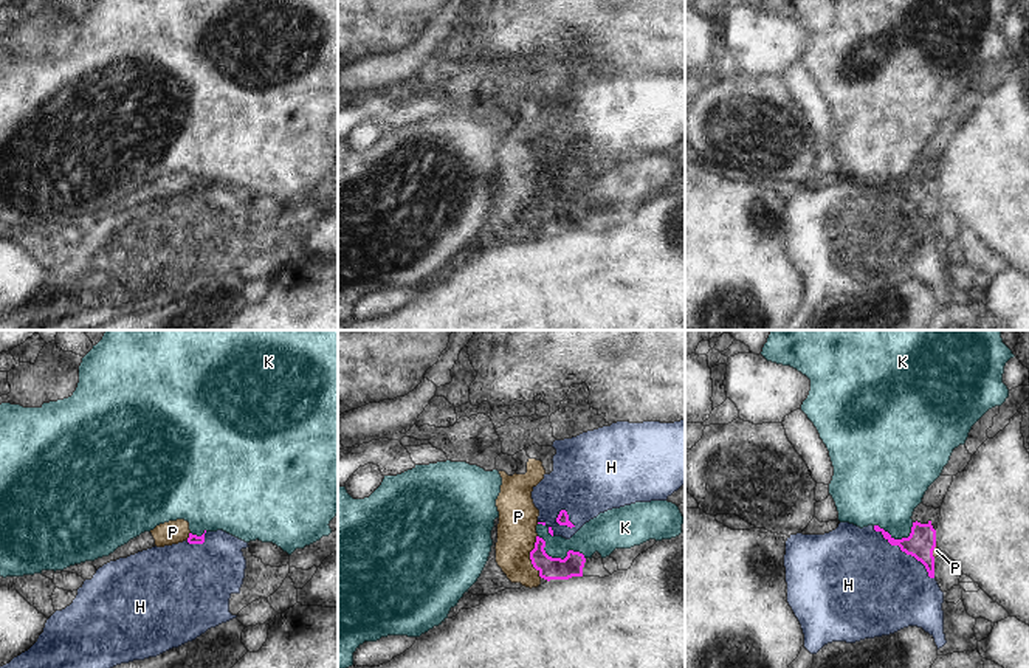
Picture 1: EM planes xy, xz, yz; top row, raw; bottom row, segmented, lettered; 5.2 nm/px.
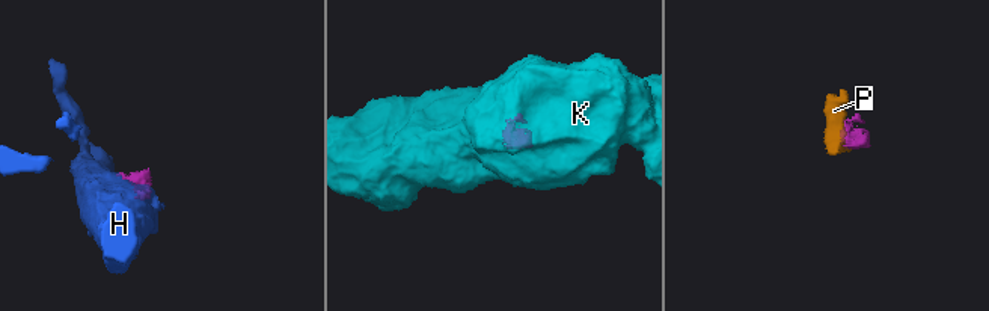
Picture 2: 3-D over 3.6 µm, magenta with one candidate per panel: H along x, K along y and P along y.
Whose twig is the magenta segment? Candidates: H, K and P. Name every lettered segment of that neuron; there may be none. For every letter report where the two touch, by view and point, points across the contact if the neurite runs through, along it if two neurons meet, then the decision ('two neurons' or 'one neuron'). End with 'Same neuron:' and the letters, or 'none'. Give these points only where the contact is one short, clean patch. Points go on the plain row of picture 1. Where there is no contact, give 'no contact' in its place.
H: yz (905, 205) | one neuron
K: xz (558, 211) | along xz (538, 188), (549, 208), (563, 211), (578, 203), (585, 211) | two neurons
P: xz (530, 210) | along xz (536, 188), (530, 205), (530, 216), (541, 230) | two neurons
Same neuron: H

